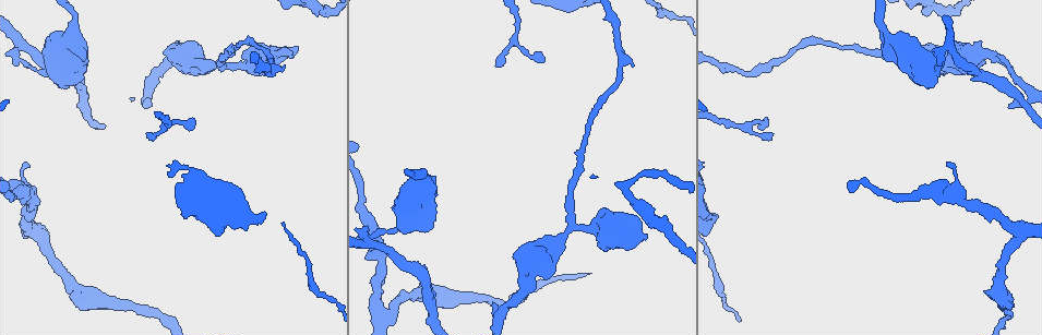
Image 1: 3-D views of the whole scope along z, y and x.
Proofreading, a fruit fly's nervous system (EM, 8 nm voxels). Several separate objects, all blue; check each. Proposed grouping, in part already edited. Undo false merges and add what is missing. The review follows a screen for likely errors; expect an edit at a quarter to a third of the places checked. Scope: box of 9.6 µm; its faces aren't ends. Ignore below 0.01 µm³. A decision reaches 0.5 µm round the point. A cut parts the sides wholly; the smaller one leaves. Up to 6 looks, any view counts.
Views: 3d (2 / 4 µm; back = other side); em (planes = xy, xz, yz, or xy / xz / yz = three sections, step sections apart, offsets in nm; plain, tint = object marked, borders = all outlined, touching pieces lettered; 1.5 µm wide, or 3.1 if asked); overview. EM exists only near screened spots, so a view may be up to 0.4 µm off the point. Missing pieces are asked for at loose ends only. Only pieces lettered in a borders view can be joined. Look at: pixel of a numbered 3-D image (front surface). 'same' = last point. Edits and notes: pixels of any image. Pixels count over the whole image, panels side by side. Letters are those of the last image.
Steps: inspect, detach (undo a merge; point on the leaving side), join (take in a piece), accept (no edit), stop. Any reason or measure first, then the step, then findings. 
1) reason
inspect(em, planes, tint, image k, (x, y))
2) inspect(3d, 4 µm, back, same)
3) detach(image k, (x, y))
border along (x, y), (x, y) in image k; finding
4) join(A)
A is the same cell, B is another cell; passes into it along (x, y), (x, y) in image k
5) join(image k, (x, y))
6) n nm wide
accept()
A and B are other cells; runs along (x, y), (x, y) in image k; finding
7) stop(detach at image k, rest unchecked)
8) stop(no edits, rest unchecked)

thin end
inspect(em, planes, borders, image 1, (377, 240))

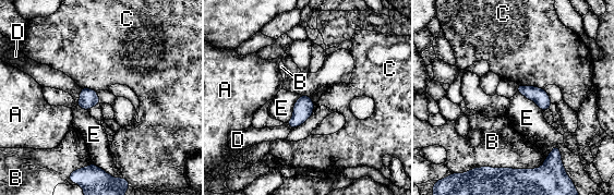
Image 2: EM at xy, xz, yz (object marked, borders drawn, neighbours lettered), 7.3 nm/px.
B touches over 400 nm
accept()
A, B, C, D and E are other cells; none of them fits

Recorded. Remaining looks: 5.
sharp bend
inspect(3d, 2 µm, image 1, (1028, 101))

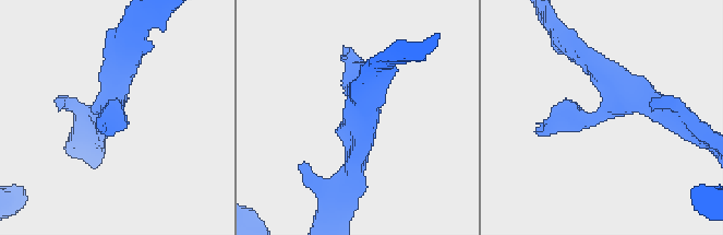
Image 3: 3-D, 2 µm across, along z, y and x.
need the tissue
inspect(em, xy, step 8, tint, image 3, (352, 120))

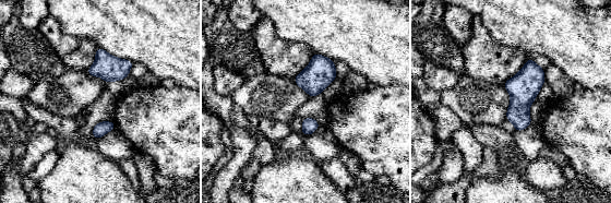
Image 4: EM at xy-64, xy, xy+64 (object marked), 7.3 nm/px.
inspect(em, planes, borders, same)

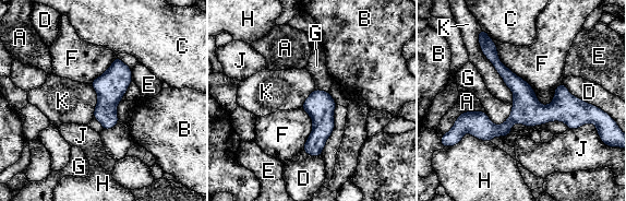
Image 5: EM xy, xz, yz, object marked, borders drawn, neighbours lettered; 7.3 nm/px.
220 nm wide
accept()
A, B, C, D, E, F, G, H, J and K are other cells; runs along (587, 107), (520, 114), (503, 129), (459, 121) in image 5; one neuron here

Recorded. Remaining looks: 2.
stop(no edits, rest unchecked)

